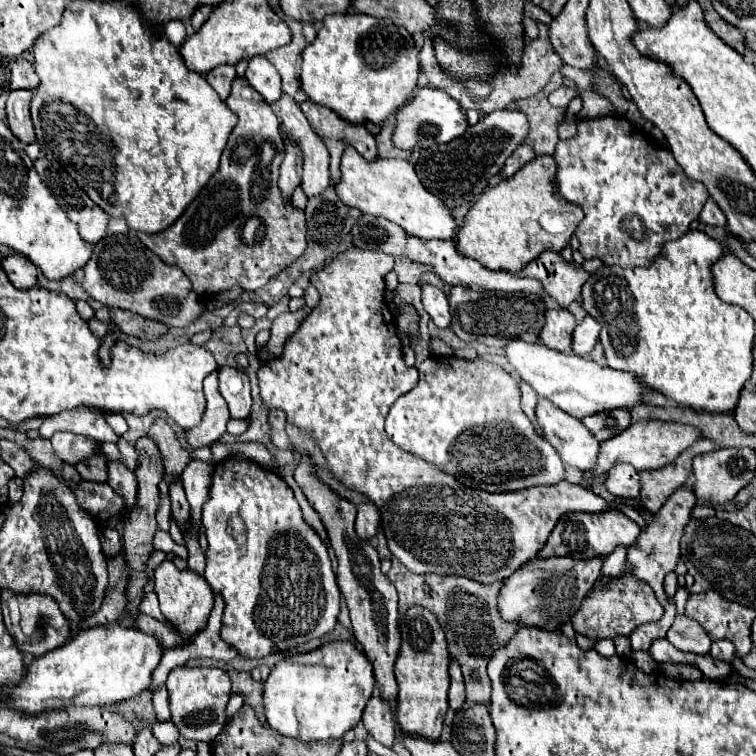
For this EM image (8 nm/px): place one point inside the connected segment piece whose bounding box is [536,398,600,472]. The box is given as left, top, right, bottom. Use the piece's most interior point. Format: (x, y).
(574, 442)

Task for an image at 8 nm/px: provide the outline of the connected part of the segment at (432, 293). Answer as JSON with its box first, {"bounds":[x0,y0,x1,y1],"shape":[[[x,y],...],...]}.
{"bounds":[422,286,452,328],"shape":[[[422,286],[422,302],[424,302],[424,310],[430,314],[432,322],[440,328],[448,328],[452,322],[450,316],[450,308],[448,308],[448,298],[442,290],[438,290],[436,286]]]}

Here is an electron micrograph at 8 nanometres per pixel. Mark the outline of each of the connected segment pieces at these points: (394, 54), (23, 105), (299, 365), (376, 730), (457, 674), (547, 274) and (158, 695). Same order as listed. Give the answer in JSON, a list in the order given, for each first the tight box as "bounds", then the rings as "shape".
[{"bounds":[300,14,420,124],"shape":[[[364,14],[324,18],[312,44],[302,52],[300,86],[308,100],[334,110],[350,124],[382,124],[412,96],[420,76],[418,48],[406,28]]]},{"bounds":[6,90,34,144],"shape":[[[14,90],[6,102],[8,126],[22,144],[34,142],[34,126],[32,126],[30,110],[28,110],[30,100],[32,100],[30,90]]]},{"bounds":[258,248,618,584],"shape":[[[350,248],[342,254],[338,254],[328,266],[324,266],[322,270],[314,272],[310,276],[310,282],[316,286],[316,290],[320,292],[320,302],[316,308],[312,308],[312,312],[306,316],[306,320],[300,324],[300,328],[288,338],[286,346],[284,346],[284,354],[274,360],[274,362],[268,362],[266,366],[262,366],[258,370],[258,382],[260,382],[260,396],[264,400],[264,404],[268,408],[282,408],[288,416],[288,422],[300,426],[300,428],[306,428],[314,434],[316,442],[320,444],[324,456],[328,458],[328,466],[330,470],[334,472],[334,476],[338,480],[342,480],[346,486],[362,492],[368,500],[372,500],[380,512],[382,512],[382,530],[384,530],[384,536],[388,540],[388,548],[392,552],[394,558],[398,558],[408,570],[416,570],[418,566],[418,560],[420,560],[420,542],[424,544],[424,572],[434,572],[434,574],[454,574],[454,576],[468,576],[476,582],[482,582],[482,584],[490,584],[490,582],[496,582],[496,580],[504,580],[508,578],[508,574],[516,572],[516,568],[520,568],[528,558],[536,558],[538,550],[544,546],[544,542],[548,540],[552,528],[556,526],[558,518],[566,512],[606,512],[606,510],[616,510],[616,504],[618,502],[606,502],[604,498],[600,498],[598,494],[594,494],[590,488],[584,488],[584,486],[574,486],[574,484],[568,484],[568,482],[560,482],[556,486],[534,486],[534,488],[528,488],[528,490],[518,490],[518,492],[502,492],[502,494],[490,494],[490,492],[484,492],[484,490],[474,490],[474,488],[466,488],[462,486],[458,480],[454,480],[450,474],[444,474],[442,470],[438,470],[436,466],[432,466],[430,462],[422,460],[422,458],[416,458],[412,454],[404,454],[404,450],[398,450],[394,446],[392,440],[386,438],[386,432],[384,432],[384,416],[388,414],[390,406],[400,398],[404,396],[406,392],[410,392],[416,382],[418,382],[418,370],[416,368],[408,368],[404,364],[404,358],[402,358],[402,342],[396,334],[396,318],[394,314],[388,310],[388,304],[384,300],[384,290],[386,290],[386,284],[384,284],[384,276],[392,270],[394,266],[394,258],[390,254],[384,254],[384,252],[372,252],[372,250],[356,250],[356,248]]]},{"bounds":[362,688,396,748],"shape":[[[376,688],[376,694],[370,698],[368,706],[364,708],[362,722],[364,722],[366,730],[368,730],[380,744],[392,748],[394,738],[396,738],[394,712],[392,712],[390,706],[380,698],[378,688]]]},{"bounds":[448,660,466,710],"shape":[[[454,660],[450,664],[450,692],[448,692],[448,698],[450,698],[450,708],[452,710],[460,710],[464,706],[464,702],[466,702],[464,678],[462,678],[460,666],[456,666]]]},{"bounds":[516,250,588,308],"shape":[[[552,250],[540,254],[516,276],[536,278],[542,284],[544,292],[562,308],[568,308],[574,300],[580,298],[582,284],[588,280],[588,272],[580,264],[566,262],[558,252]]]},{"bounds":[154,686,170,720],"shape":[[[158,686],[154,690],[154,710],[158,720],[168,720],[170,718],[170,706],[168,706],[168,690],[166,686]]]}]

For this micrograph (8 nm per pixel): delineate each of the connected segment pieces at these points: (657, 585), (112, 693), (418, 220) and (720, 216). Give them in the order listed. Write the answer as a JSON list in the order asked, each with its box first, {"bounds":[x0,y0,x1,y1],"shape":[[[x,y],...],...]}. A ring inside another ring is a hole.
[{"bounds":[628,486,696,606],"shape":[[[680,486],[676,488],[670,498],[664,502],[664,506],[660,508],[658,514],[652,516],[650,524],[646,526],[646,530],[640,534],[640,542],[636,546],[632,546],[632,550],[628,550],[628,562],[632,562],[634,570],[632,576],[648,582],[652,586],[652,590],[656,592],[656,596],[660,598],[662,606],[668,604],[664,590],[662,590],[662,580],[668,572],[672,572],[676,568],[676,562],[680,558],[680,538],[682,538],[682,530],[690,520],[692,508],[696,506],[696,496],[688,486]]]},{"bounds":[8,622,160,714],"shape":[[[116,622],[82,630],[66,646],[34,658],[26,668],[24,680],[18,686],[8,686],[8,704],[30,714],[66,706],[118,704],[150,688],[152,672],[160,658],[160,640],[134,626]]]},{"bounds":[336,148,458,238],"shape":[[[348,148],[344,150],[340,168],[342,168],[342,180],[340,184],[336,184],[336,190],[340,194],[340,200],[344,200],[344,204],[358,208],[364,214],[388,218],[420,238],[456,238],[458,226],[452,216],[452,210],[422,186],[410,162],[406,160],[364,162],[360,154]]]},{"bounds":[700,198,726,226],"shape":[[[708,198],[708,202],[704,204],[704,210],[700,214],[700,222],[710,224],[710,226],[726,226],[726,216],[712,198]]]}]

